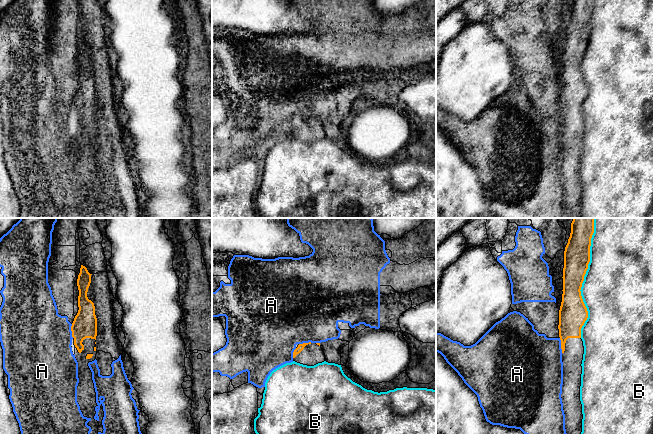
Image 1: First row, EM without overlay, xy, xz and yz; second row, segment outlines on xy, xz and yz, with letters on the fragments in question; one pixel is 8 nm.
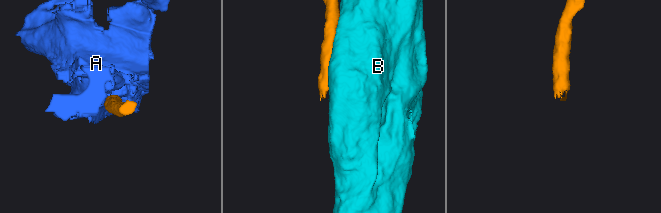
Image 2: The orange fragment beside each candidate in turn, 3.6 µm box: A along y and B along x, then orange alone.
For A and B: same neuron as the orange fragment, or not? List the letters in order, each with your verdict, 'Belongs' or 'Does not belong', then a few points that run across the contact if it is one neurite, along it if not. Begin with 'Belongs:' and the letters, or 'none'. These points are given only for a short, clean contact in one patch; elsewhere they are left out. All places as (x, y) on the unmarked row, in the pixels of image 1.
Belongs: none
A: Does not belong. Line: yz (559, 114), (562, 128)
B: Does not belong

